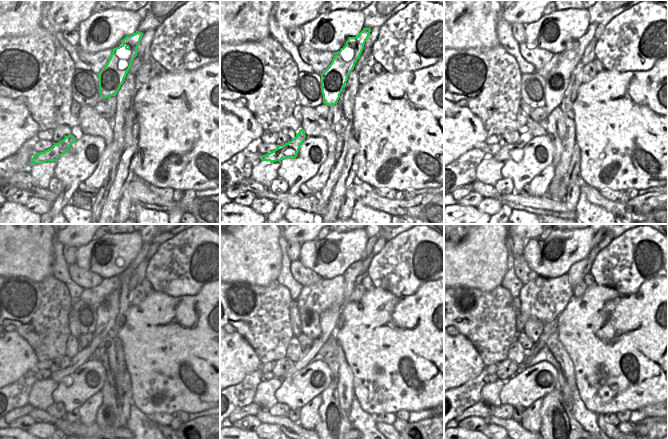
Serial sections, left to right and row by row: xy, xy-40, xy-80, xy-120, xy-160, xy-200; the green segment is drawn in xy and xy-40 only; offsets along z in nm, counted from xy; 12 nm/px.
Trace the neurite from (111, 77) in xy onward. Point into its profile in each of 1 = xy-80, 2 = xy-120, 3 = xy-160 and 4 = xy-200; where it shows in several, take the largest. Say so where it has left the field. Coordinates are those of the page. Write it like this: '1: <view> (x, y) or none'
1: xy-80 (556, 82)
2: xy-120 (107, 311)
3: xy-160 (328, 319)
4: xy-200 (550, 328)

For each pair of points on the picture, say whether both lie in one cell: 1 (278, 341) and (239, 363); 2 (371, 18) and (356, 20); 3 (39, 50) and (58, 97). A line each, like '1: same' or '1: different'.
1: different
2: different
3: same

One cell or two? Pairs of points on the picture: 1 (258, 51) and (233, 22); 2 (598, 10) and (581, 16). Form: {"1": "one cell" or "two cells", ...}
{"1": "two cells", "2": "two cells"}

